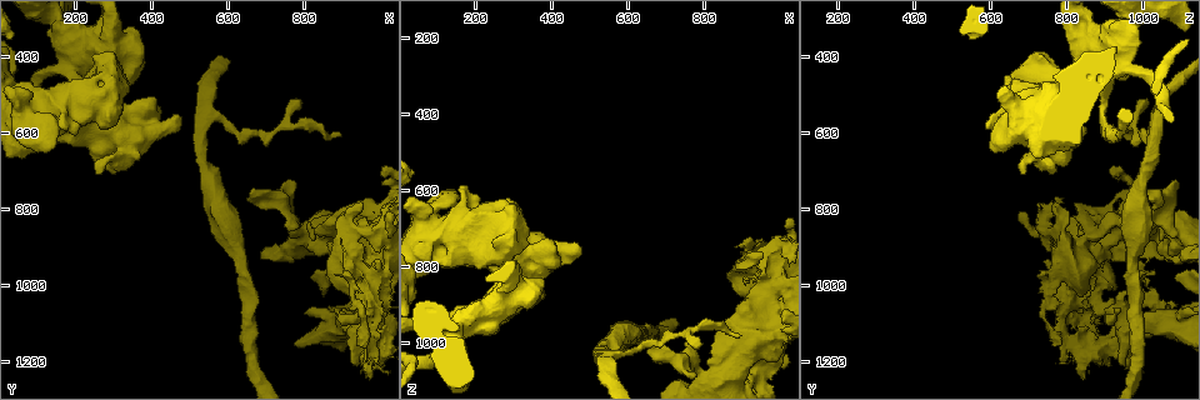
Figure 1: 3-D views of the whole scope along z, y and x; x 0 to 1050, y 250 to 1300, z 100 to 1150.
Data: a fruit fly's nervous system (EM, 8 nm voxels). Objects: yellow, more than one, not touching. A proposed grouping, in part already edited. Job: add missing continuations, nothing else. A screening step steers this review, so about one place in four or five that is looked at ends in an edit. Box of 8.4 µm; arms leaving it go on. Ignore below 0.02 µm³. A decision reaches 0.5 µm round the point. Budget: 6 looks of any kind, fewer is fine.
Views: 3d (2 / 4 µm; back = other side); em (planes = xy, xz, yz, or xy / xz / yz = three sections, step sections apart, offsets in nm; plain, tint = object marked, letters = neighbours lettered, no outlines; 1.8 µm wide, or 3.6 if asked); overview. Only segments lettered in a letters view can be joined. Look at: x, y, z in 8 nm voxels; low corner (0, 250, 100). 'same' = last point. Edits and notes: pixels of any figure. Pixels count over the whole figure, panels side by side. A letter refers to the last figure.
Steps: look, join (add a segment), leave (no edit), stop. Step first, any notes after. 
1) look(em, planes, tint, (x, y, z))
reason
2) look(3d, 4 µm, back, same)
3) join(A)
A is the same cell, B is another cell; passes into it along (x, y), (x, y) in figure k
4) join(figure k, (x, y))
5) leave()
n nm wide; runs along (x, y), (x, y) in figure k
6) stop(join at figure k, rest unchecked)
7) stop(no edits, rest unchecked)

look(em, 3.6 µm, planes, tint, (215, 515, 690))
thick turns thin

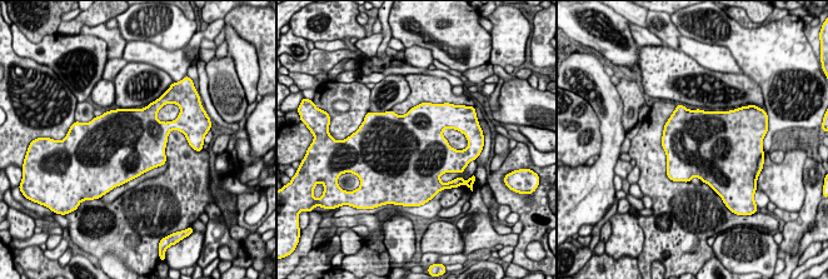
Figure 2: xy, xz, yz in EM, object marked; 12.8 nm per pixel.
look(em, 3.6 µm, planes, letters, same)

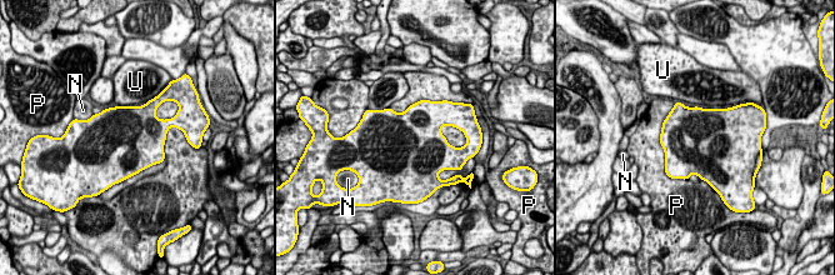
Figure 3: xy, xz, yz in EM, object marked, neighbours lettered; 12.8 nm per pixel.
leave()
N, P and U are other cells; border along (674, 103), (660, 134), (664, 168) in figure 3; no lettered segment goes on from it

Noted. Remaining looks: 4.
look(3d, 4 µm, back, (210, 435, 930))
abrupt turn

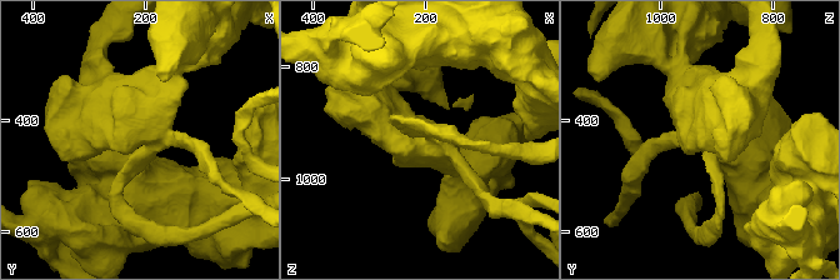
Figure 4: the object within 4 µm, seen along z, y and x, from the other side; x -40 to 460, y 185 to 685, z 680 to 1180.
look(em, 3.6 µm, xy, step 4, letters, (215, 430, 925))

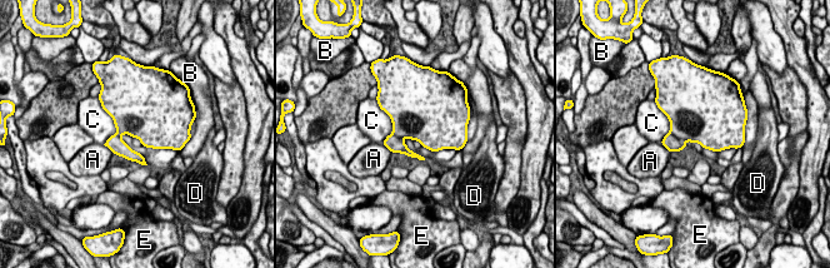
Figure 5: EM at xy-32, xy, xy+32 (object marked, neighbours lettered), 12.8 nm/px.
leave()
A, B, C, D and E are other cells; border along (133, 137), (141, 144) in figure 5; none of them fits

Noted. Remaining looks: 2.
stop(no edits, rest unchecked)

